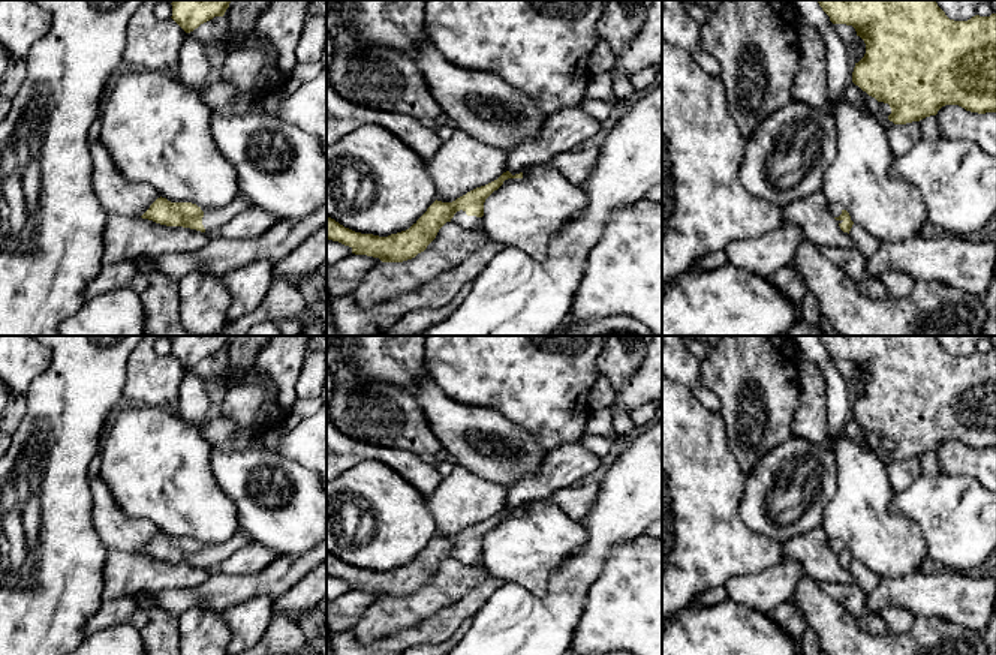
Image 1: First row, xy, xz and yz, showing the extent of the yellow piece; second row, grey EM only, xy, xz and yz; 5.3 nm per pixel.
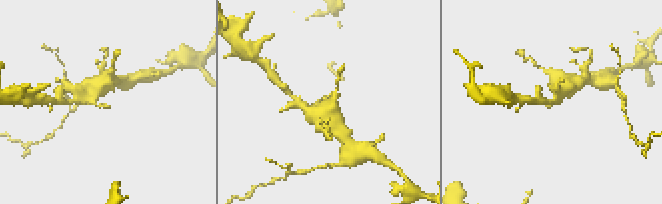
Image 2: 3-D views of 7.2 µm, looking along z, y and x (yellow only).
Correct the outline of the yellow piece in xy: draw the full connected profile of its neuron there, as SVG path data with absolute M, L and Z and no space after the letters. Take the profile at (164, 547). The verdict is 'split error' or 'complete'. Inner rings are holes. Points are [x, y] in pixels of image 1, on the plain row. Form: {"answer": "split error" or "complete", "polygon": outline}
{"answer": "split error", "polygon": "M241 529L223 544L202 544L192 538L171 538L160 532L141 553L166 562L196 565L211 574L220 571L226 558L252 541Z"}

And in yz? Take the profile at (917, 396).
{"answer": "complete", "polygon": "M818 336L833 360L852 361L866 379L852 418L888 439L894 460L936 451L945 441L996 448L996 349L950 355L935 336Z"}

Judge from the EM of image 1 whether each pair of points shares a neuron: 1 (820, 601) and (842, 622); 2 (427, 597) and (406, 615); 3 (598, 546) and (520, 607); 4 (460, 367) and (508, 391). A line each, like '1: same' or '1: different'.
1: same
2: same
3: same
4: same

